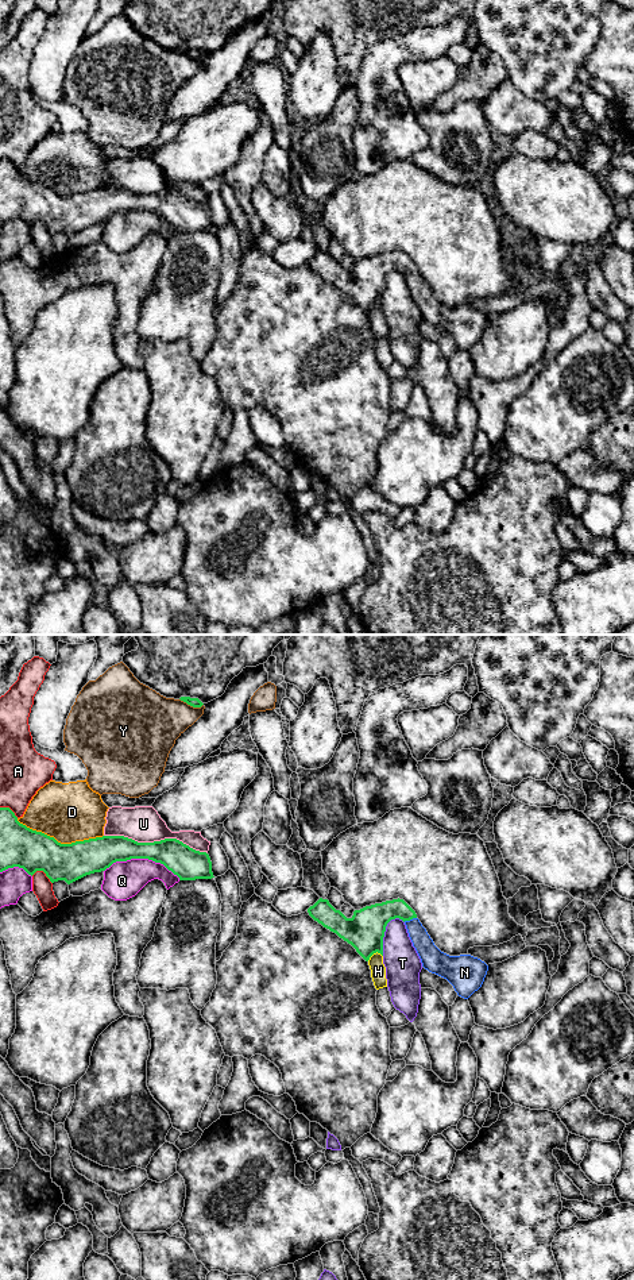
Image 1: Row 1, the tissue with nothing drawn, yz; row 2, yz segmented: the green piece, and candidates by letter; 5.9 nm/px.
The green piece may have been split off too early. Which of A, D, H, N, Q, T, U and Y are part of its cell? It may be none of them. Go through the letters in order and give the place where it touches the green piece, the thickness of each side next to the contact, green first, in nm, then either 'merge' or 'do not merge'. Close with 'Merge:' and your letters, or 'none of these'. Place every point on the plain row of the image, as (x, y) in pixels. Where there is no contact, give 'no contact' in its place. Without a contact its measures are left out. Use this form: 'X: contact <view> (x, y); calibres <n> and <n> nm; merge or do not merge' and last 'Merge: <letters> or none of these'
A: contact yz (43, 223); calibres 240 and 120 nm; do not merge
D: contact yz (60, 195); calibres 240 and 360 nm; do not merge
H: contact yz (374, 304); calibres 220 and 100 nm; do not merge
N: contact yz (409, 272); calibres 200 and 120 nm; merge
Q: contact yz (142, 209); calibres 190 and 220 nm; do not merge
T: contact yz (383, 286); calibres 220 and 220 nm; do not merge
U: contact yz (155, 193); calibres 190 and 220 nm; do not merge
Y: contact yz (192, 57); calibres 60 and 320 nm; do not merge
Merge: N

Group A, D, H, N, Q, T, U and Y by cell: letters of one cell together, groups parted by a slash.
A / D / H / N / Q / T / U / Y

